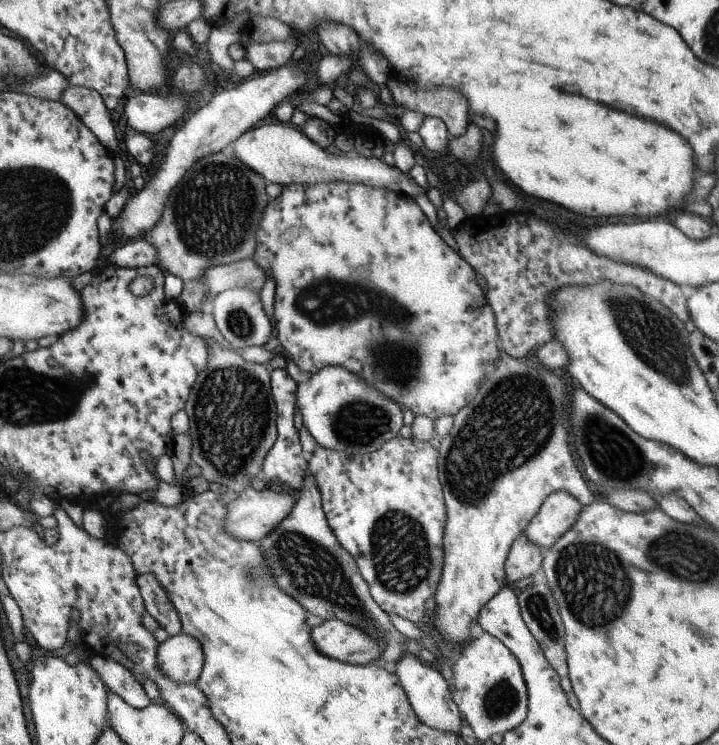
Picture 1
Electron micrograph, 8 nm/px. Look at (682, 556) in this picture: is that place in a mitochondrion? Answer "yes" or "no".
yes

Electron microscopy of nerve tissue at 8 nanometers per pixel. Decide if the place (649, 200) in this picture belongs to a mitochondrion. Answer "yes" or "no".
no

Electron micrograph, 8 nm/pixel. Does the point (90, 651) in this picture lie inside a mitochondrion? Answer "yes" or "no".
no

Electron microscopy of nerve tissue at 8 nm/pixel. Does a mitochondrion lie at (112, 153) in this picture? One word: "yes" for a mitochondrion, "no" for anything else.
no

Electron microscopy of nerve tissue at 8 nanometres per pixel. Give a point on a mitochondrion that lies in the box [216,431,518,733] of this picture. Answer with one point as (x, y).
(305, 565)

